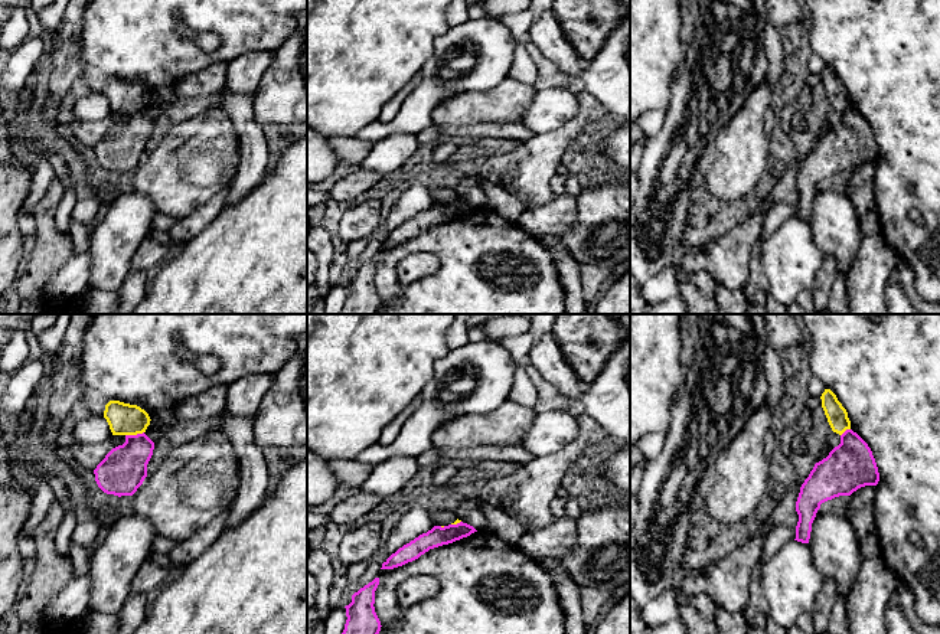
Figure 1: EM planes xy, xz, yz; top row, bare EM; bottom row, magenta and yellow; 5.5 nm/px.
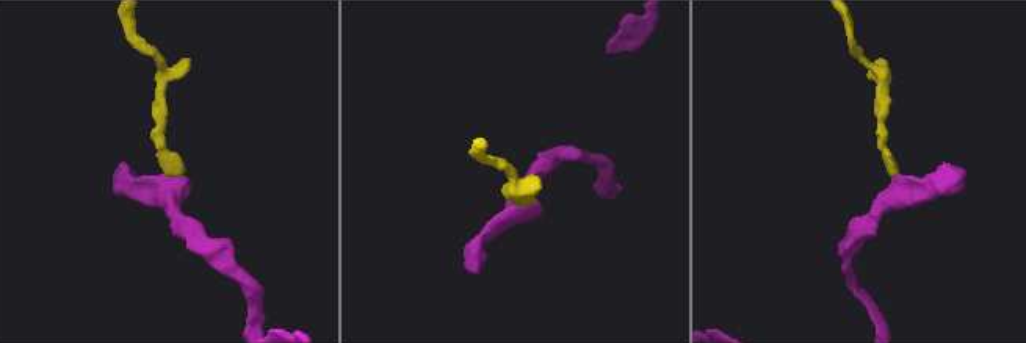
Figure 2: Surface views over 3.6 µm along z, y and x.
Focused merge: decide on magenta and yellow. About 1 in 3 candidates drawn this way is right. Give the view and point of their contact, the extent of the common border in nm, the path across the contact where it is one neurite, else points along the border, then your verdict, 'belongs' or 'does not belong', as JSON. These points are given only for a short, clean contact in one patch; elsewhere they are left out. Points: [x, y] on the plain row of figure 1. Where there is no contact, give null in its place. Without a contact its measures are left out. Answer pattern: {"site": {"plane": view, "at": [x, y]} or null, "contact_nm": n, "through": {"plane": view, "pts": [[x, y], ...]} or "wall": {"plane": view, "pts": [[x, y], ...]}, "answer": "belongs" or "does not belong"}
{"site": {"plane": "xy", "at": [134, 113]}, "contact_nm": 110, "wall": {"plane": "xy", "pts": [[143, 108], [126, 113]]}, "answer": "does not belong"}

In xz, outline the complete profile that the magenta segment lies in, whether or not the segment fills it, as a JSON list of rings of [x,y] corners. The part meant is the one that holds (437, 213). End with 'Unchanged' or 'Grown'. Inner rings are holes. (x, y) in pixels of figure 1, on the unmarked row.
[[[457,200],[448,203],[434,203],[427,210],[420,212],[409,220],[399,225],[395,231],[392,231],[383,241],[381,246],[394,246],[402,244],[408,239],[418,236],[421,232],[428,229],[430,226],[453,220],[463,215],[470,213],[477,209],[473,203],[467,200]]]. Unchanged

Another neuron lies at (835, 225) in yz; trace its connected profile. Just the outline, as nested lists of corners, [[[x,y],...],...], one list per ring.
[[[819,186],[812,200],[809,223],[817,248],[838,259],[839,275],[849,274],[864,233],[848,195]]]

